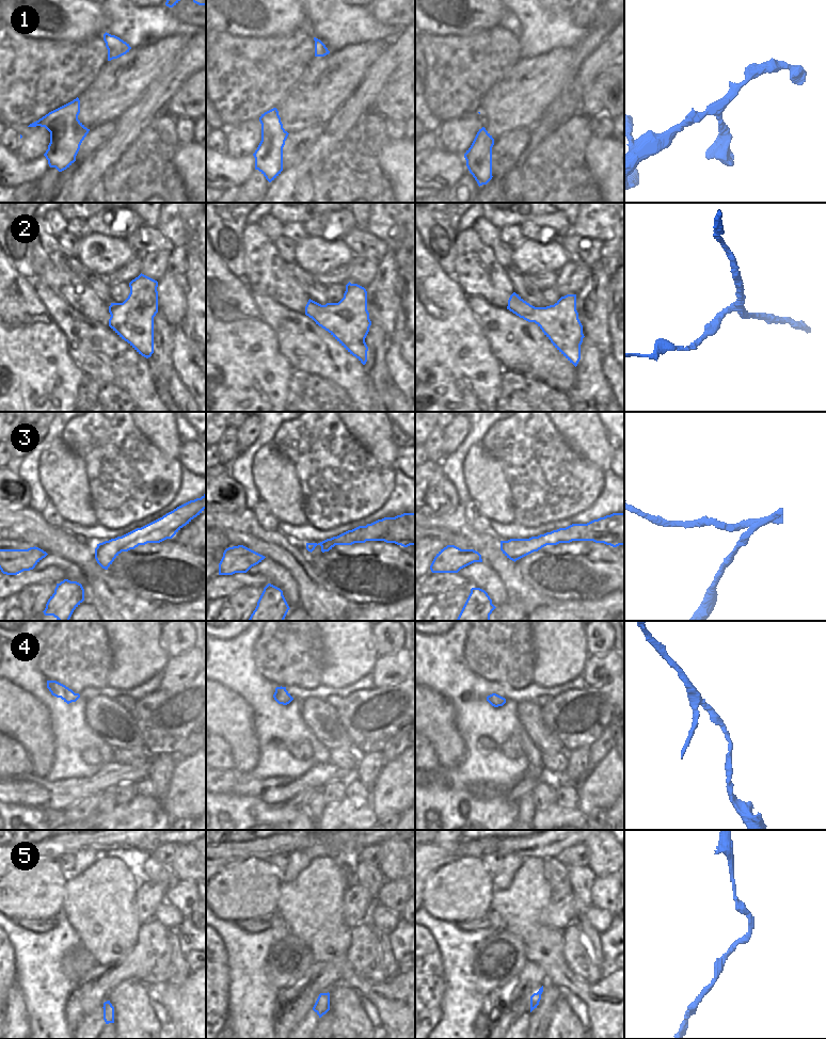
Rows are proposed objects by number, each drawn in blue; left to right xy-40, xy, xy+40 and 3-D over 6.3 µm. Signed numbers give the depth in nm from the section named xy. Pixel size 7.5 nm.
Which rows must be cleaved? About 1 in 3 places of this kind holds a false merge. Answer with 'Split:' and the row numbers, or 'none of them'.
Split: 2, 3

